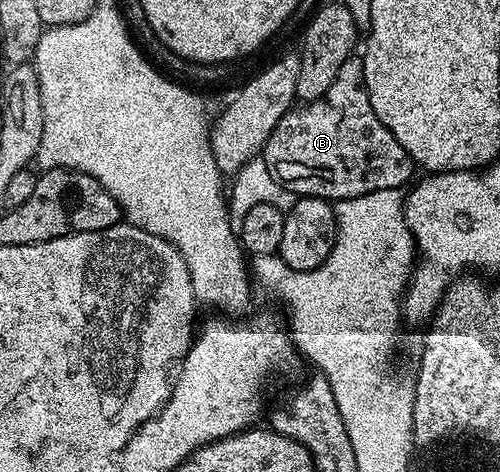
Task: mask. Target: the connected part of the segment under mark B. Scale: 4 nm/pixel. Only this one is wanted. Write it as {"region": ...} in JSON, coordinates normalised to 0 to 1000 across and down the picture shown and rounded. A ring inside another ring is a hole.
{"region":[[[706,114],[698,119],[692,131],[684,131],[684,140],[668,165],[668,174],[660,174],[660,191],[652,191],[652,199],[644,208],[602,218],[598,225],[586,227],[556,256],[552,271],[540,284],[540,292],[528,305],[524,324],[524,335],[532,343],[540,369],[566,398],[592,409],[594,417],[636,415],[642,424],[670,428],[674,424],[690,424],[692,419],[716,419],[724,411],[740,411],[748,403],[780,403],[782,398],[806,400],[810,396],[808,388],[822,377],[824,362],[828,362],[824,337],[820,335],[820,326],[808,322],[808,314],[796,301],[796,292],[788,292],[788,284],[780,284],[774,267],[760,256],[756,242],[748,242],[748,225],[740,225],[740,199],[732,191],[728,129],[718,117]]]}

